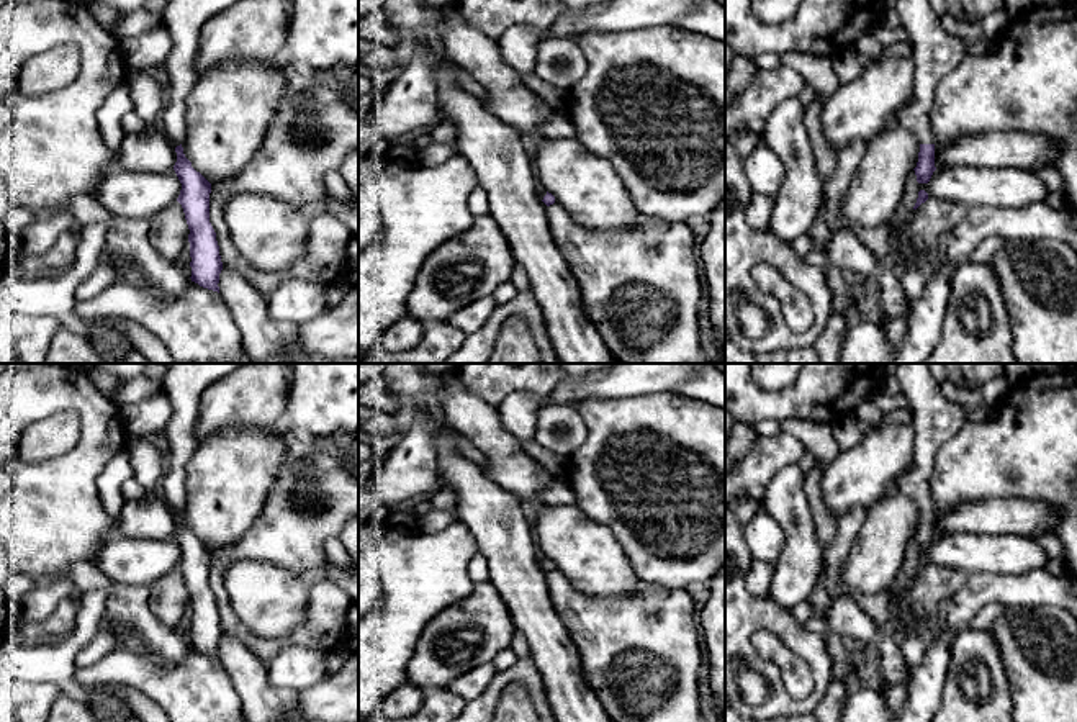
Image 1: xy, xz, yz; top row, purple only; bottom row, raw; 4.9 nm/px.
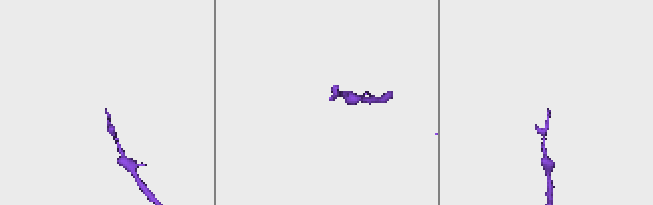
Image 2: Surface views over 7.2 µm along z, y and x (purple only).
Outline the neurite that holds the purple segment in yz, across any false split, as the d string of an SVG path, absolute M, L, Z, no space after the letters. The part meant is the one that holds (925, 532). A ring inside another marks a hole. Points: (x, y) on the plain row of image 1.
M899 363L895 377L912 411L915 429L913 470L897 478L899 490L920 509L915 537L918 550L928 550L935 534L935 506L930 476L940 445L959 432L966 424L966 411L941 393L928 363Z

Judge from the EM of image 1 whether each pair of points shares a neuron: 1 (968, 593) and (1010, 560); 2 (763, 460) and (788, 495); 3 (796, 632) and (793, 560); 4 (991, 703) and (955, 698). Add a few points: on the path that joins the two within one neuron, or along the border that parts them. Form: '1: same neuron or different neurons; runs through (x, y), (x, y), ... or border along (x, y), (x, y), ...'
1: different neurons; border along (1031, 570), (1022, 573), (968, 575)
2: different neurons; border along (797, 462), (783, 467), (773, 477), (760, 506)
3: different neurons; border along (768, 596), (789, 609)
4: same neuron; runs through (982, 703), (976, 698), (963, 698)

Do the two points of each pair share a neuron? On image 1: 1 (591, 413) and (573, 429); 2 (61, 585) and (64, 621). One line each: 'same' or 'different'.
1: different
2: different

